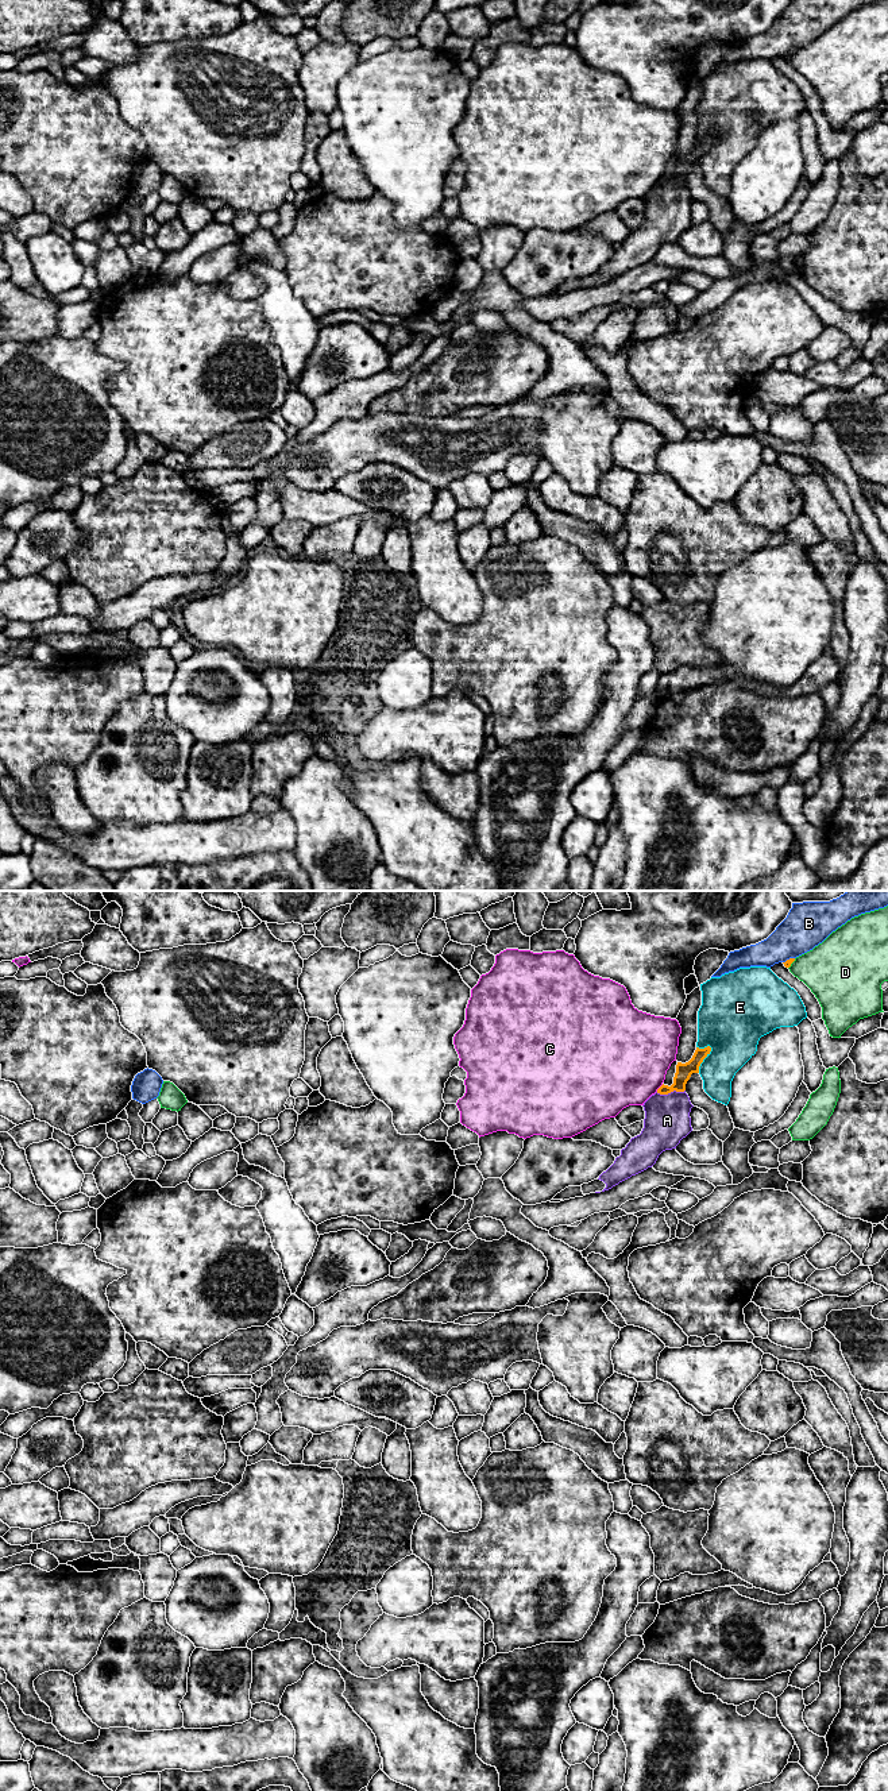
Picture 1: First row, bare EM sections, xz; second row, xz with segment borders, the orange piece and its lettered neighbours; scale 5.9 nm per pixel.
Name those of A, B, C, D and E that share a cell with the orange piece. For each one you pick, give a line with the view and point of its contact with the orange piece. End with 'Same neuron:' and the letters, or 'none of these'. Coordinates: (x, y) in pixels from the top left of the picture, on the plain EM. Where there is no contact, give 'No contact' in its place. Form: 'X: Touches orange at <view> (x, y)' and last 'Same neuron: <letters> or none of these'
A: Touches orange at xz (670, 185)
Same neuron: A

